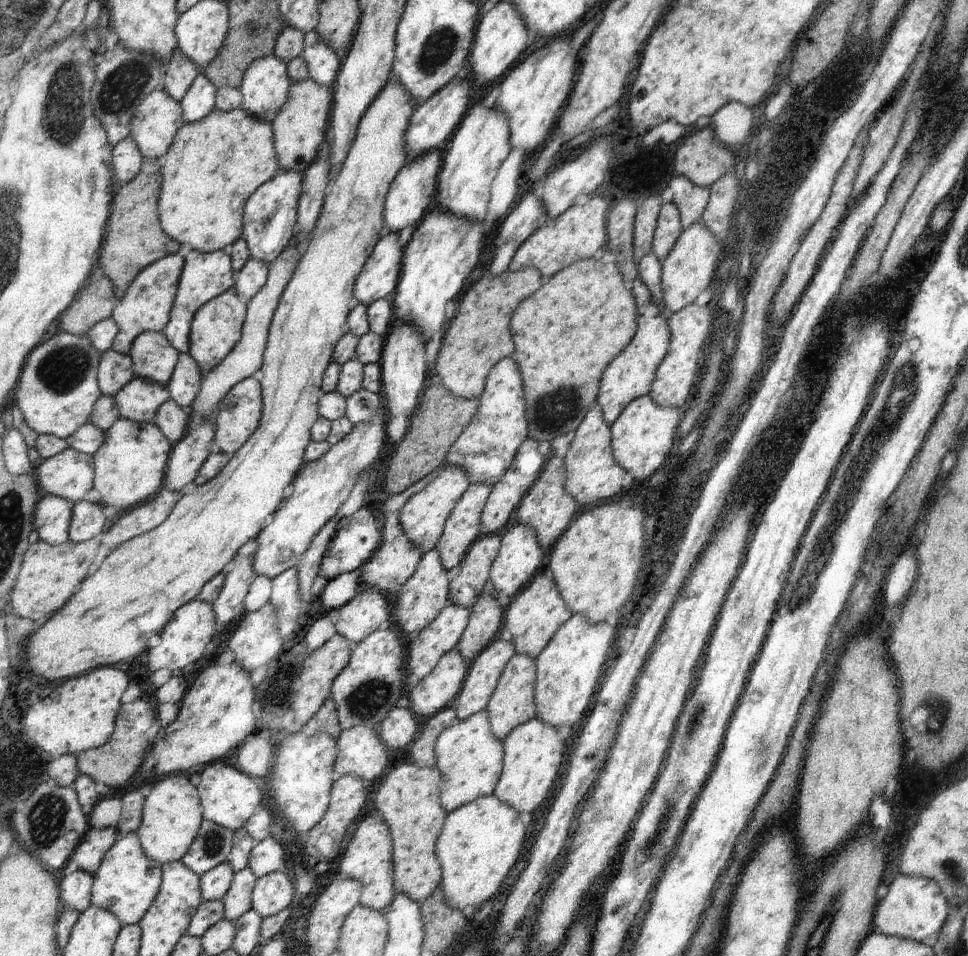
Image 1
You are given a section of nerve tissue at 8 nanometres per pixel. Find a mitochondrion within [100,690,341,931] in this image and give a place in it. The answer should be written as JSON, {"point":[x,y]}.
{"point":[211,843]}

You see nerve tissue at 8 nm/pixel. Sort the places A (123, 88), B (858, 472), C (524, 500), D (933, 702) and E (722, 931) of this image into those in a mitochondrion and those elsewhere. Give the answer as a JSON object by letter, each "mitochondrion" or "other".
{"A":"mitochondrion","B":"mitochondrion","C":"other","D":"mitochondrion","E":"other"}

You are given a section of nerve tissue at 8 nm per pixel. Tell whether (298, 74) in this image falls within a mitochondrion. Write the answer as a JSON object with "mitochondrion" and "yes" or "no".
{"mitochondrion":"no"}

